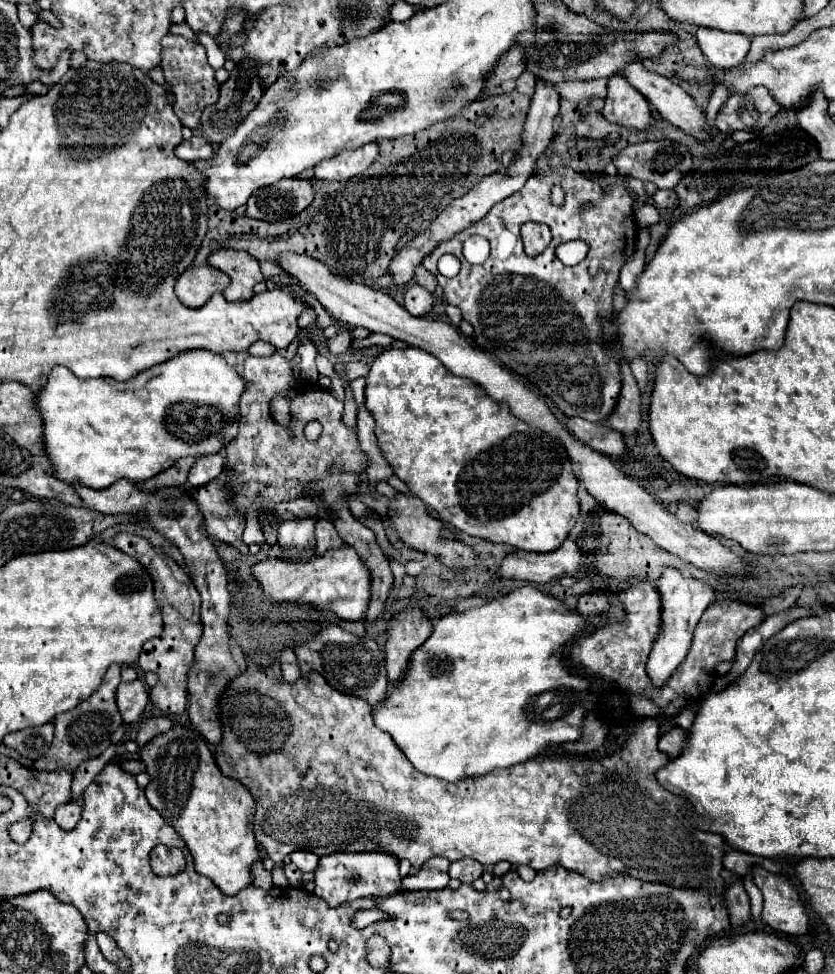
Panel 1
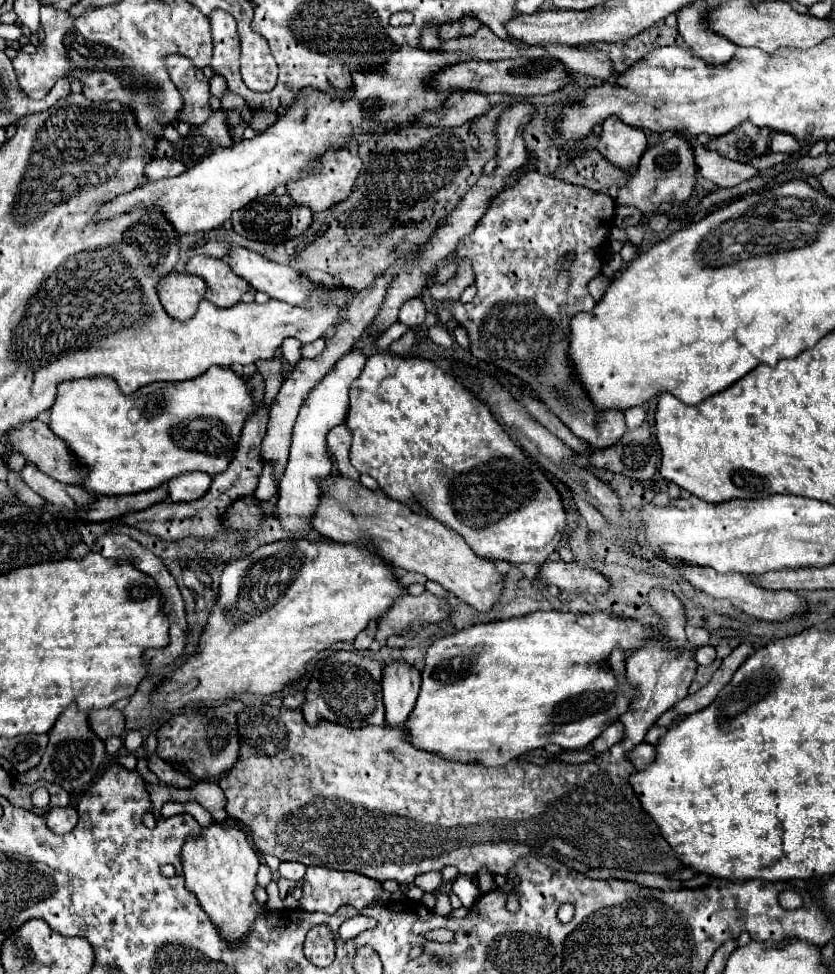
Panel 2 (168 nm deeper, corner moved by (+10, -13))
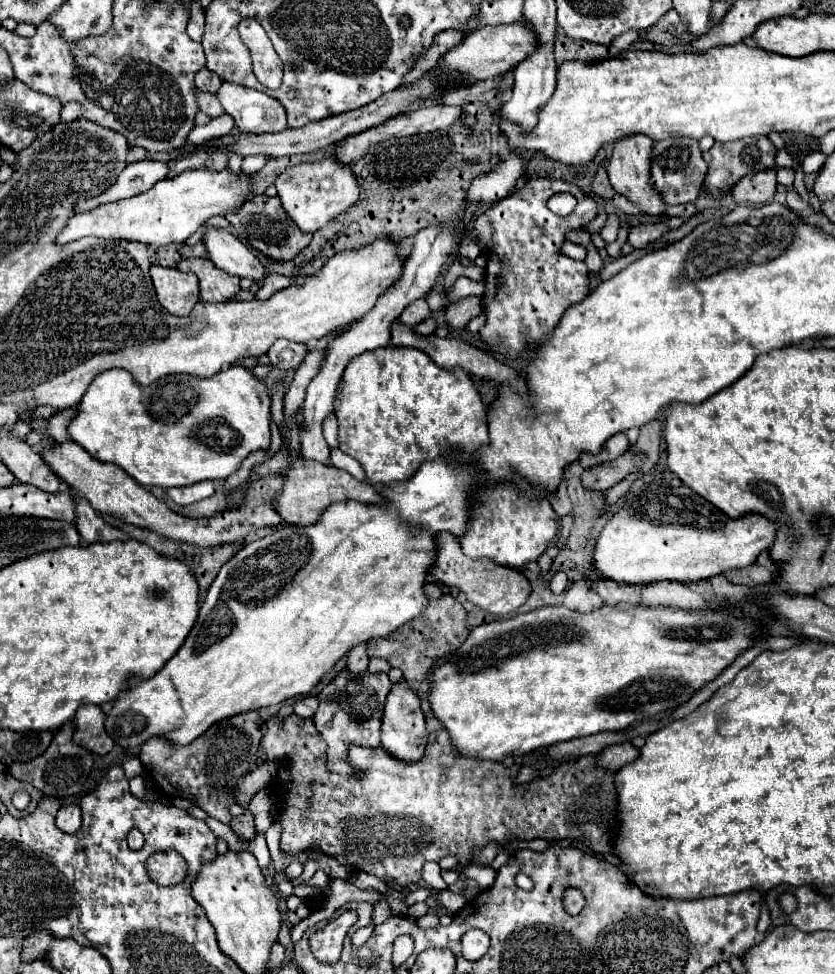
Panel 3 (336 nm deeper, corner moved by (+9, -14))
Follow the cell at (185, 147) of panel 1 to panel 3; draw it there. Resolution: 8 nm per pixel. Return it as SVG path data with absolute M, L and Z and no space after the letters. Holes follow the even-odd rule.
M140 161L140 163L130 163L118 177L118 181L102 195L94 197L94 199L86 199L86 201L78 201L76 203L76 211L90 211L102 203L110 203L110 201L118 201L124 197L132 197L138 193L148 191L154 183L158 183L160 179L166 179L168 175L168 163L164 161Z

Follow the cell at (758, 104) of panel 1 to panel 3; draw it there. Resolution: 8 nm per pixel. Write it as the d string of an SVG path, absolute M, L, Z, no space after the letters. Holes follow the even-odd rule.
M766 135L738 139L732 143L714 143L714 147L704 153L704 161L708 163L708 175L706 175L704 187L710 193L728 193L730 187L746 173L774 167L774 155L776 155L776 149Z

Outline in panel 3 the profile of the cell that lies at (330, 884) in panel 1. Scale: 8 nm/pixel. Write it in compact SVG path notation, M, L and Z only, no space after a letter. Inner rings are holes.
M298 885L298 887L294 887L294 895L300 897L306 905L318 905L324 909L328 903L328 897L330 897L330 885L326 885L326 887Z

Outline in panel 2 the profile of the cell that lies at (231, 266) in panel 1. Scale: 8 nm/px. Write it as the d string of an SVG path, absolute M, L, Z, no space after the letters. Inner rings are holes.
M193 256L187 262L187 272L197 274L205 280L205 300L219 308L235 306L237 302L241 302L241 296L249 292L247 280L233 274L225 260L217 260L211 256Z

